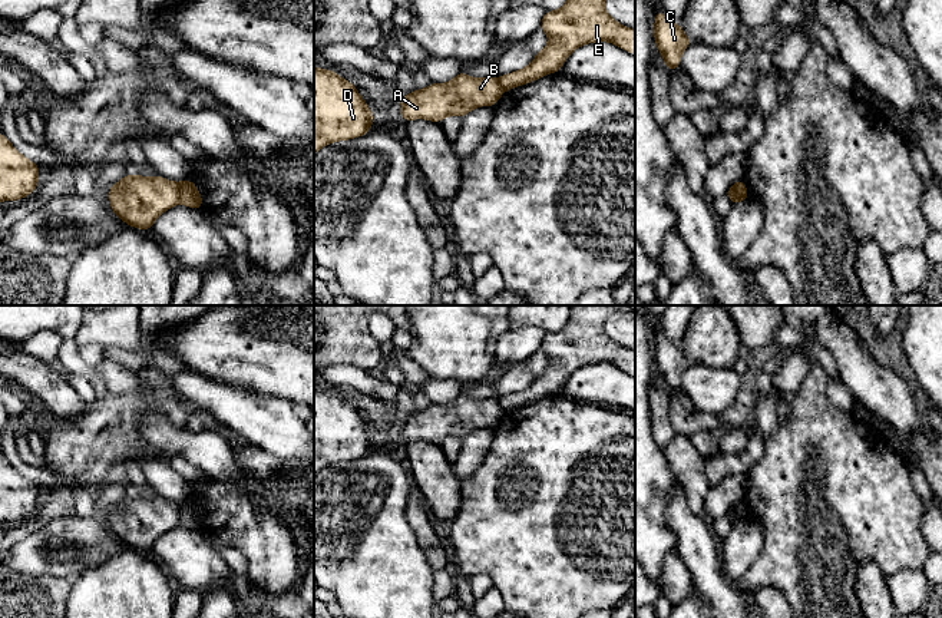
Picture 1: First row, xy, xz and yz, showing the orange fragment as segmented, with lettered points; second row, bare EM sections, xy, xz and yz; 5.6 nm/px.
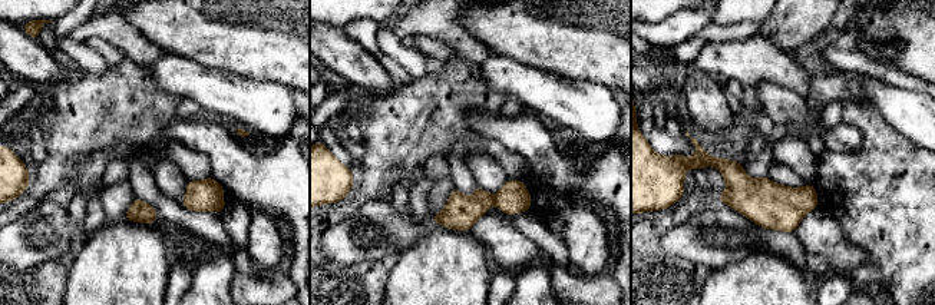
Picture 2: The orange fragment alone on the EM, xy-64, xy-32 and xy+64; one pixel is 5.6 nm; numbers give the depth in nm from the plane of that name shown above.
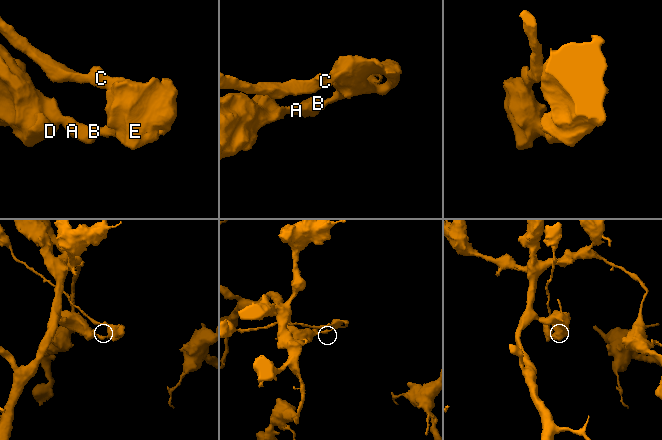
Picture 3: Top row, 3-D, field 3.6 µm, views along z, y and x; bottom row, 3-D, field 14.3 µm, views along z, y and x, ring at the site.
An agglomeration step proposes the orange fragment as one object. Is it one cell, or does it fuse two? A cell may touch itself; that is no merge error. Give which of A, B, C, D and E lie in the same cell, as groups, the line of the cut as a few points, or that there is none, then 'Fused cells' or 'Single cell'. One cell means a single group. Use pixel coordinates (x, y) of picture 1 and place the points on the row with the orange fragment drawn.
Groups: A B D / C E. Split along xy (182, 182), (178, 202). Fused cells

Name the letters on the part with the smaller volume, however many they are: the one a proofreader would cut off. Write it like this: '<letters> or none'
C, E

